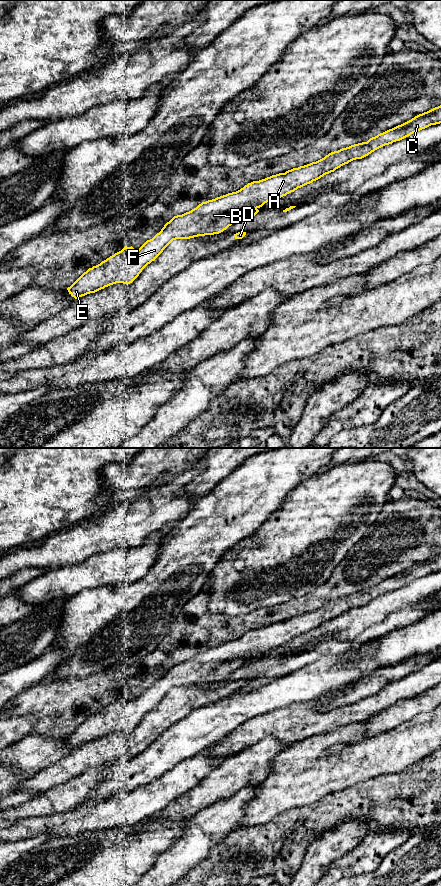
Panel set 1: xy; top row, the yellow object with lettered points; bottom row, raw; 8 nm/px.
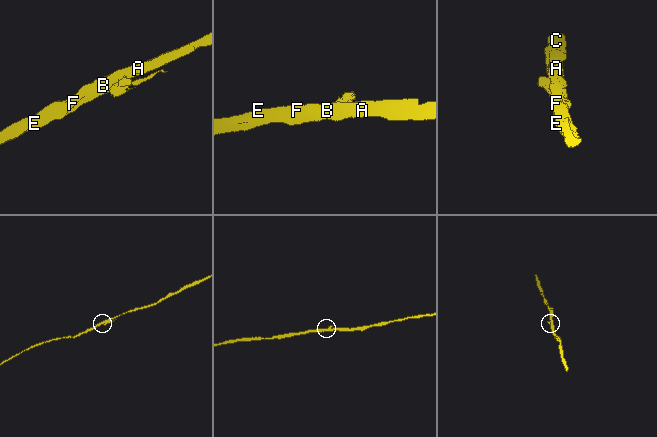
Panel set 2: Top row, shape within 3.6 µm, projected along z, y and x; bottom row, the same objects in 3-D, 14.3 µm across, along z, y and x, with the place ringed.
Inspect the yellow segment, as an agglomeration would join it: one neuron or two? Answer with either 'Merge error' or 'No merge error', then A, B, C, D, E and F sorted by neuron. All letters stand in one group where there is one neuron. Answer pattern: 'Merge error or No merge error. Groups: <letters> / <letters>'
Merge error. Groups: A B C E F / D

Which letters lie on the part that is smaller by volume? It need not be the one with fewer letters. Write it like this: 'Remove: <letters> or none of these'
Remove: D

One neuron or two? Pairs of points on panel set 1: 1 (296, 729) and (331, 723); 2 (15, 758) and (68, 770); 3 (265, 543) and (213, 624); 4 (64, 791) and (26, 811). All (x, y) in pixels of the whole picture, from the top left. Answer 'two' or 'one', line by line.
1: one
2: two
3: two
4: one

